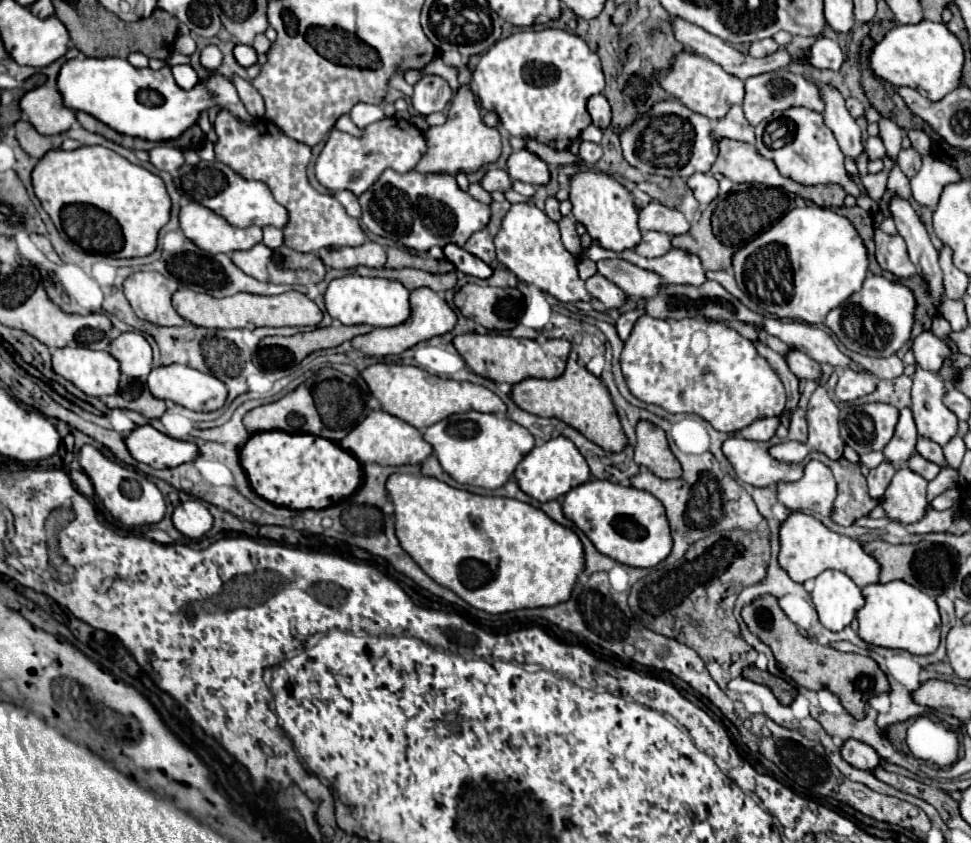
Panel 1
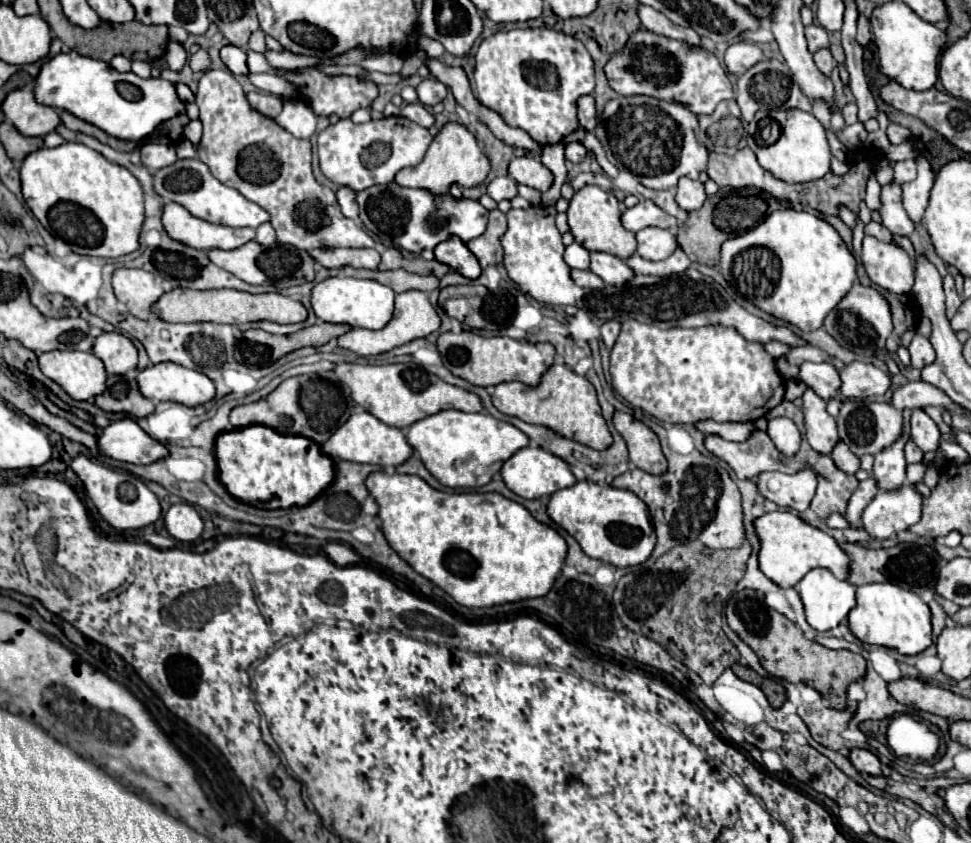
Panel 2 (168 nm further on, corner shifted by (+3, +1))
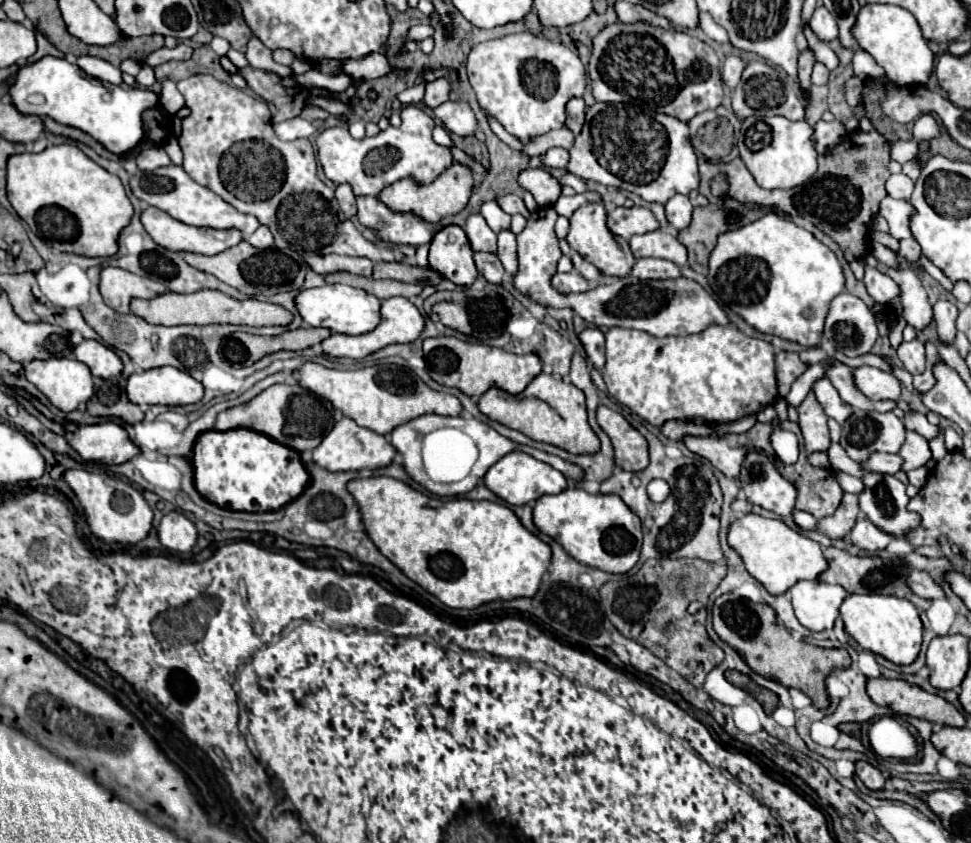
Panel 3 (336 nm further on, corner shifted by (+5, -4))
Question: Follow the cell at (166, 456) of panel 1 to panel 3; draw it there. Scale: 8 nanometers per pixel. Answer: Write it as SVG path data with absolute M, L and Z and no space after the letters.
M111 421L99 425L81 425L69 439L69 445L85 461L97 461L101 465L119 465L139 453L137 445L129 441L127 431Z

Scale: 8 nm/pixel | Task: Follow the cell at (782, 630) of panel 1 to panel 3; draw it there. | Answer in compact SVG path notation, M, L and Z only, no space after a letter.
M733 593L717 597L711 615L713 615L715 633L729 647L733 647L755 673L759 673L765 679L779 681L785 687L795 687L803 691L819 709L825 709L829 705L825 693L825 677L831 671L843 669L845 665L851 663L851 657L845 649L823 649L797 641L783 625L777 623L777 615L769 605L753 603Z

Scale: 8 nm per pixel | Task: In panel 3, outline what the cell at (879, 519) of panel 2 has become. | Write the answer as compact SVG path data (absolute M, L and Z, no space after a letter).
M859 517L855 527L849 533L849 539L855 547L865 549L865 551L881 551L887 547L891 537L887 533L881 533L875 525L869 525L865 517Z

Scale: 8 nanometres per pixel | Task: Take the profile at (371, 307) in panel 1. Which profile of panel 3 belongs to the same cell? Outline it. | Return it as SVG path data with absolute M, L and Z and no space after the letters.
M323 285L315 289L303 289L295 297L295 307L303 321L311 327L325 327L331 333L343 335L363 335L377 327L381 301L363 289L355 289L351 285Z

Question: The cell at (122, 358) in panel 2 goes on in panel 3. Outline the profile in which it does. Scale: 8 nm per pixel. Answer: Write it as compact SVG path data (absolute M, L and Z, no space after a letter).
M85 339L77 347L73 347L73 353L75 353L77 361L81 361L89 367L93 377L109 379L109 377L115 377L123 371L123 363L117 357L117 353L99 341Z

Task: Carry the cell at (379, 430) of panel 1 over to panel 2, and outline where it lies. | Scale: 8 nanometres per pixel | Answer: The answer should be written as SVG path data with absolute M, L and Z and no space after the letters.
M357 412L355 416L351 416L351 420L347 420L347 424L343 424L343 428L339 428L331 436L331 440L327 440L327 444L321 446L321 450L331 458L377 464L377 466L401 466L413 454L413 446L407 442L403 430L381 422L369 412Z

